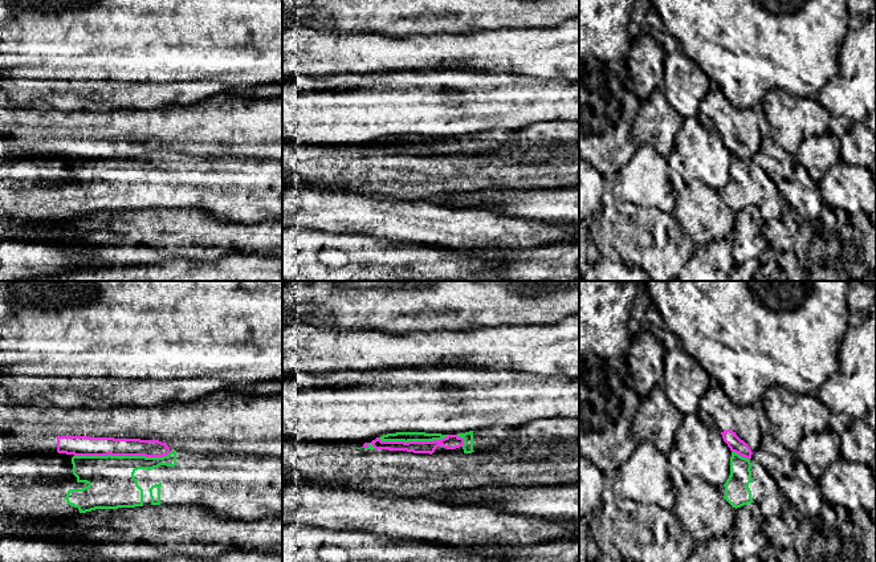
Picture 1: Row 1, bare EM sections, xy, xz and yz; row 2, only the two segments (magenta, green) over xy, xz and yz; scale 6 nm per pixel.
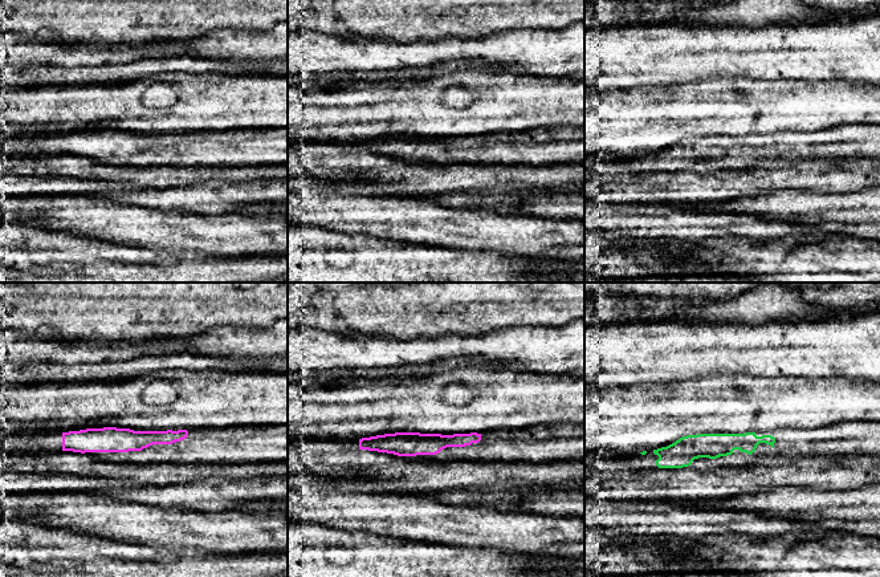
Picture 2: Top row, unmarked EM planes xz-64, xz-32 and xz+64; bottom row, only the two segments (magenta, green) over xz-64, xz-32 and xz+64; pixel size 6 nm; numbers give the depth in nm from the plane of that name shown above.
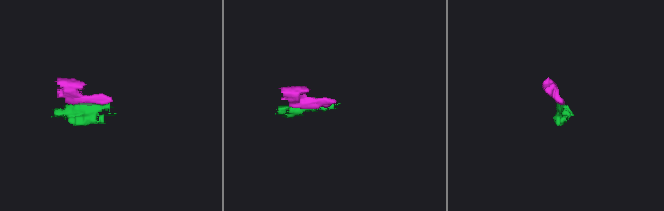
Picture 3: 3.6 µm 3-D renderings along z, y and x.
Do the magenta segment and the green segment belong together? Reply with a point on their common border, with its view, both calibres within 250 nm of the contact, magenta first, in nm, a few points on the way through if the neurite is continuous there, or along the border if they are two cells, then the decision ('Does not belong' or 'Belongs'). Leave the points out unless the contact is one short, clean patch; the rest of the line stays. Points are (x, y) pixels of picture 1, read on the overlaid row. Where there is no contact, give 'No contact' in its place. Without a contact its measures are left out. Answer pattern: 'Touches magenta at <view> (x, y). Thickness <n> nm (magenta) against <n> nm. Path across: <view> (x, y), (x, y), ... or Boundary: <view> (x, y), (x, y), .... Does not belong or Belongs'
Touches magenta at xy (122, 455). Thickness 130 nm (magenta) against 280 nm. Does not belong

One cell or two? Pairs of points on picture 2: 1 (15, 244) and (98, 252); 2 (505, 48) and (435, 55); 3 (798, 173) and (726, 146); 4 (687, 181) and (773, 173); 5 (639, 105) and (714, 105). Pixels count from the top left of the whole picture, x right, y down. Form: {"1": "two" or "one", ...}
{"1": "one", "2": "one", "3": "two", "4": "one", "5": "one"}

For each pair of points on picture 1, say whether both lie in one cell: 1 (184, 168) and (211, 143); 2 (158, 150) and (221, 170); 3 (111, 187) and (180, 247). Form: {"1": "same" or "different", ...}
{"1": "different", "2": "different", "3": "different"}

